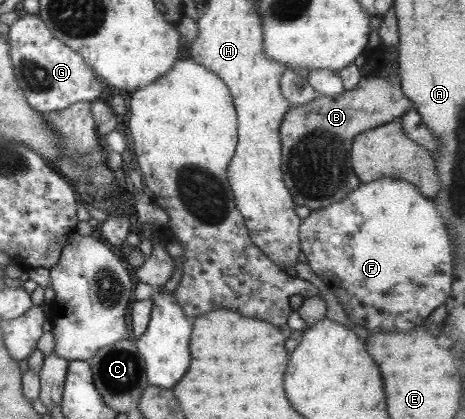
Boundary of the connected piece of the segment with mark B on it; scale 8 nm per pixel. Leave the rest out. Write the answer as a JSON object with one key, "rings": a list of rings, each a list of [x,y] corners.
{"rings":[[[378,46],[372,52],[365,54],[364,63],[359,70],[360,80],[354,88],[342,90],[338,96],[316,94],[306,104],[289,106],[279,126],[280,167],[283,183],[295,205],[306,206],[310,211],[325,208],[333,202],[342,200],[351,190],[361,185],[350,164],[350,148],[354,136],[358,132],[376,128],[396,117],[401,117],[408,109],[413,108],[410,100],[402,94],[399,70],[394,60],[396,60],[396,47]]]}

